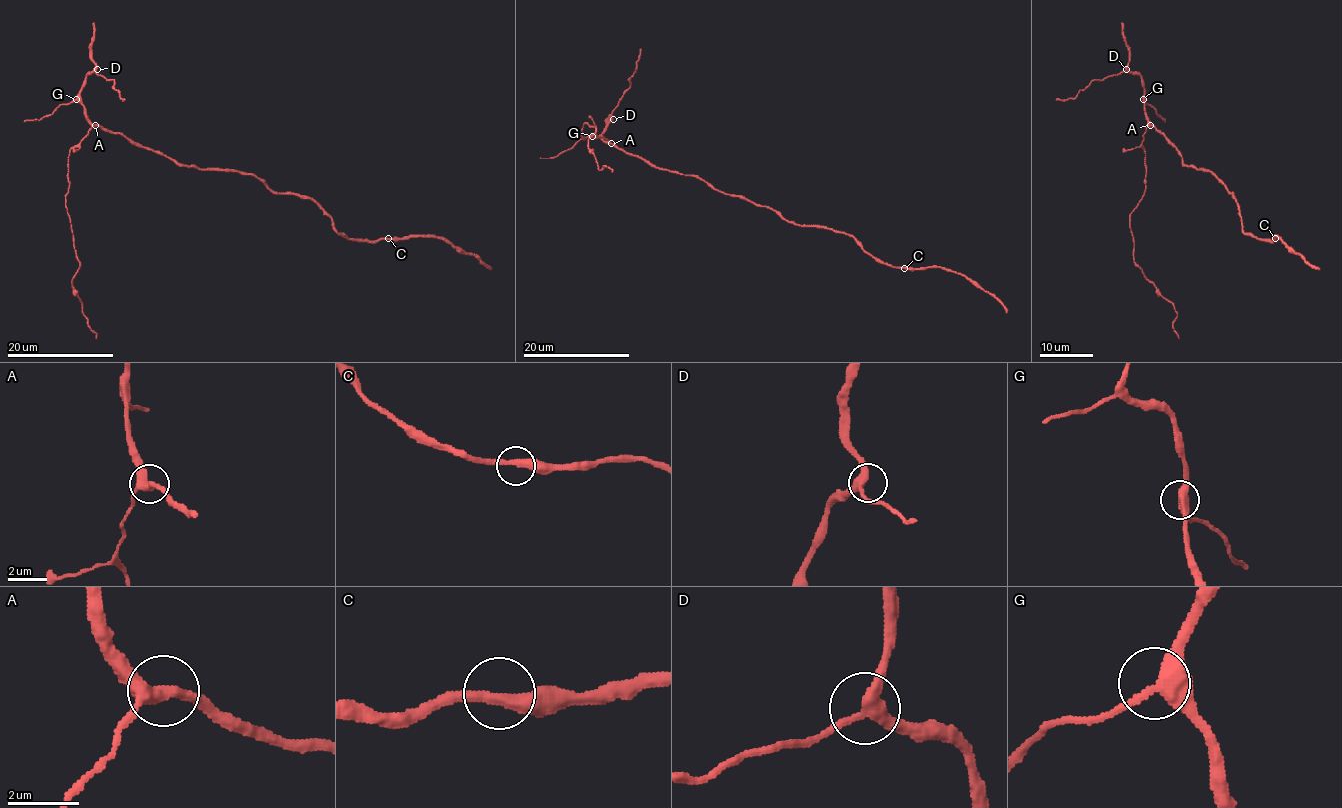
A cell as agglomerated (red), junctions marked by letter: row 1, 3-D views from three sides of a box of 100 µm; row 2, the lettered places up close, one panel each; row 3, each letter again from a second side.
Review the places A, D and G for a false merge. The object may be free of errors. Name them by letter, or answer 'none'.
none

